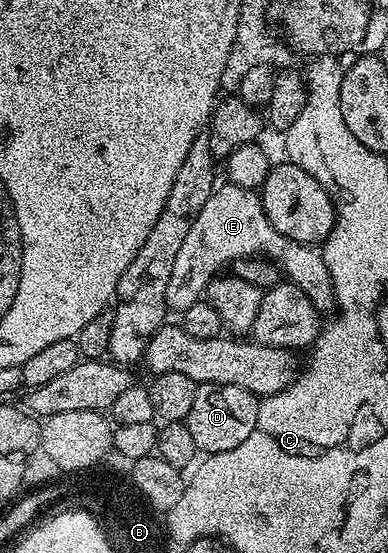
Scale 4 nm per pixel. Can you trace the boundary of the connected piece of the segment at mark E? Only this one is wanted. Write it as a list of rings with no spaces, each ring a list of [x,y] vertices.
[[[229,183],[219,184],[214,194],[200,207],[192,231],[184,239],[176,263],[172,263],[172,275],[168,278],[166,303],[171,310],[181,311],[192,307],[192,303],[203,300],[210,282],[223,272],[222,269],[247,257],[264,257],[274,262],[291,285],[300,287],[308,299],[318,308],[319,314],[335,308],[334,280],[330,266],[324,263],[321,252],[313,245],[301,245],[276,231],[262,210],[261,196],[253,189],[236,187]]]

